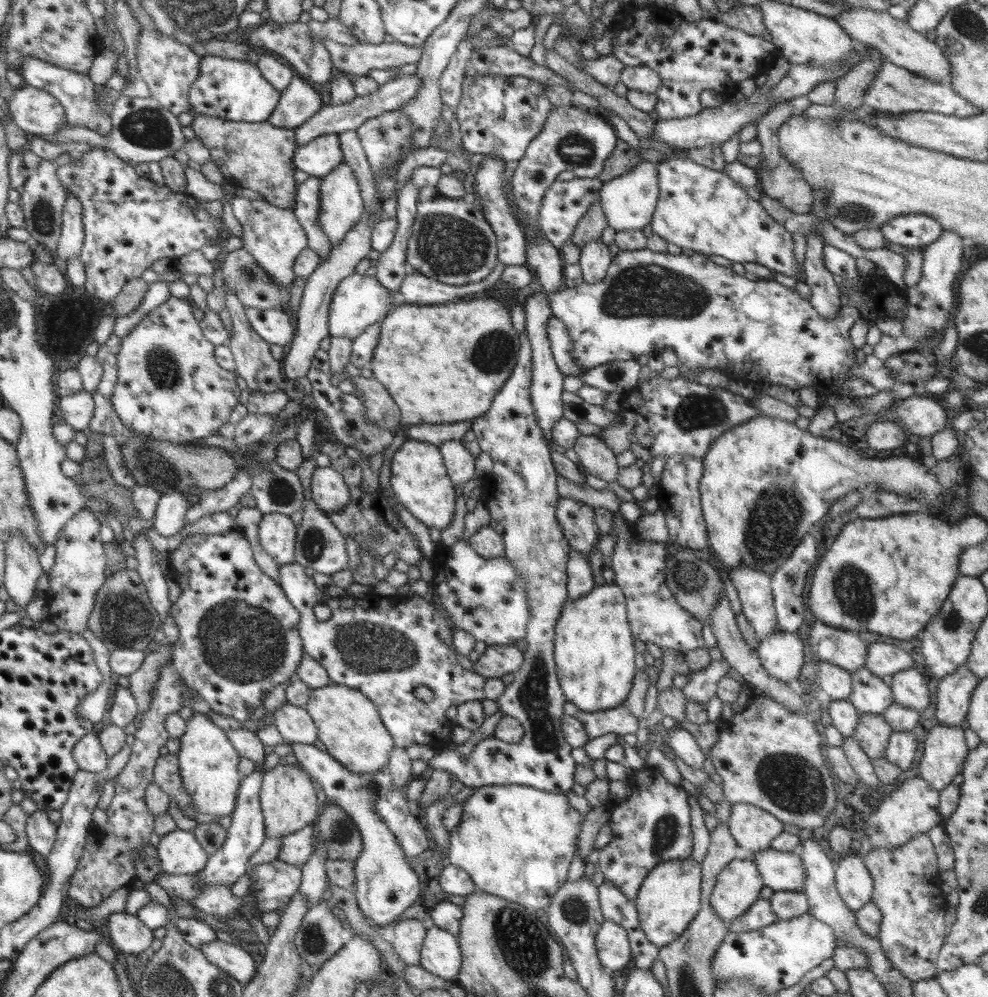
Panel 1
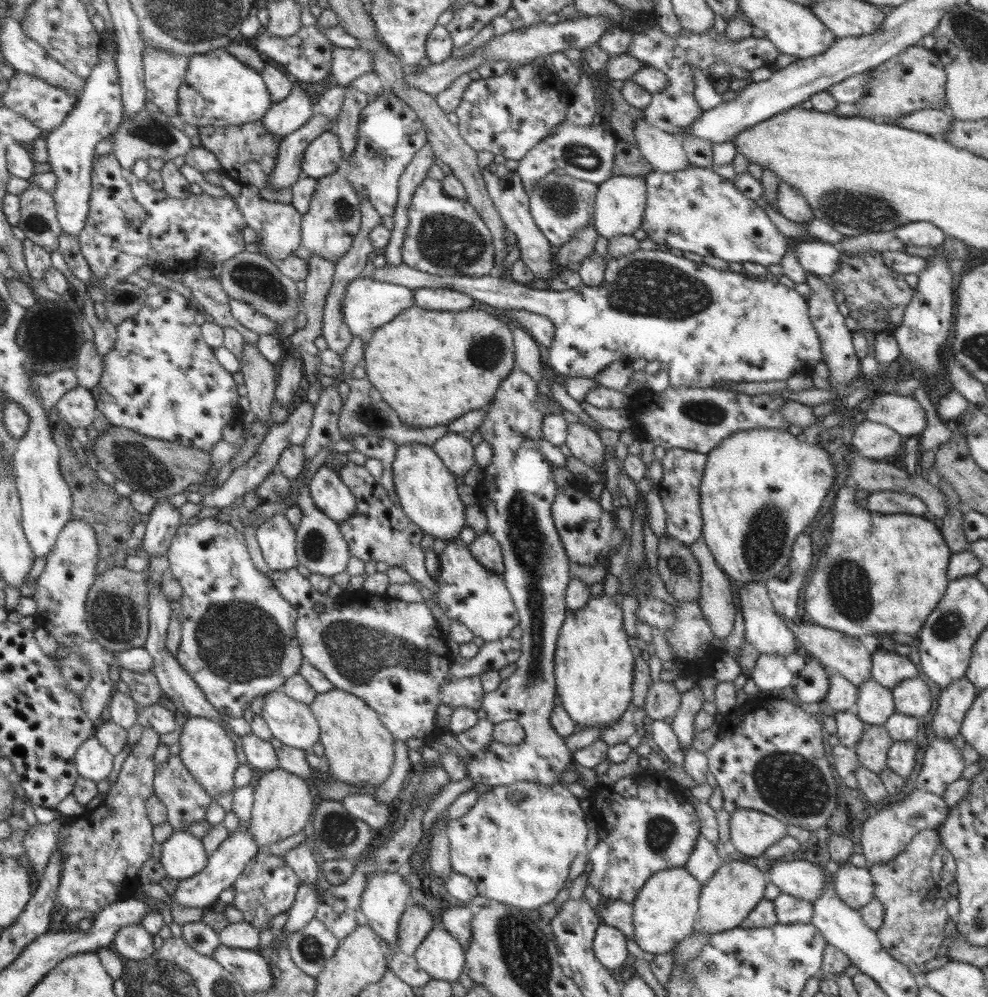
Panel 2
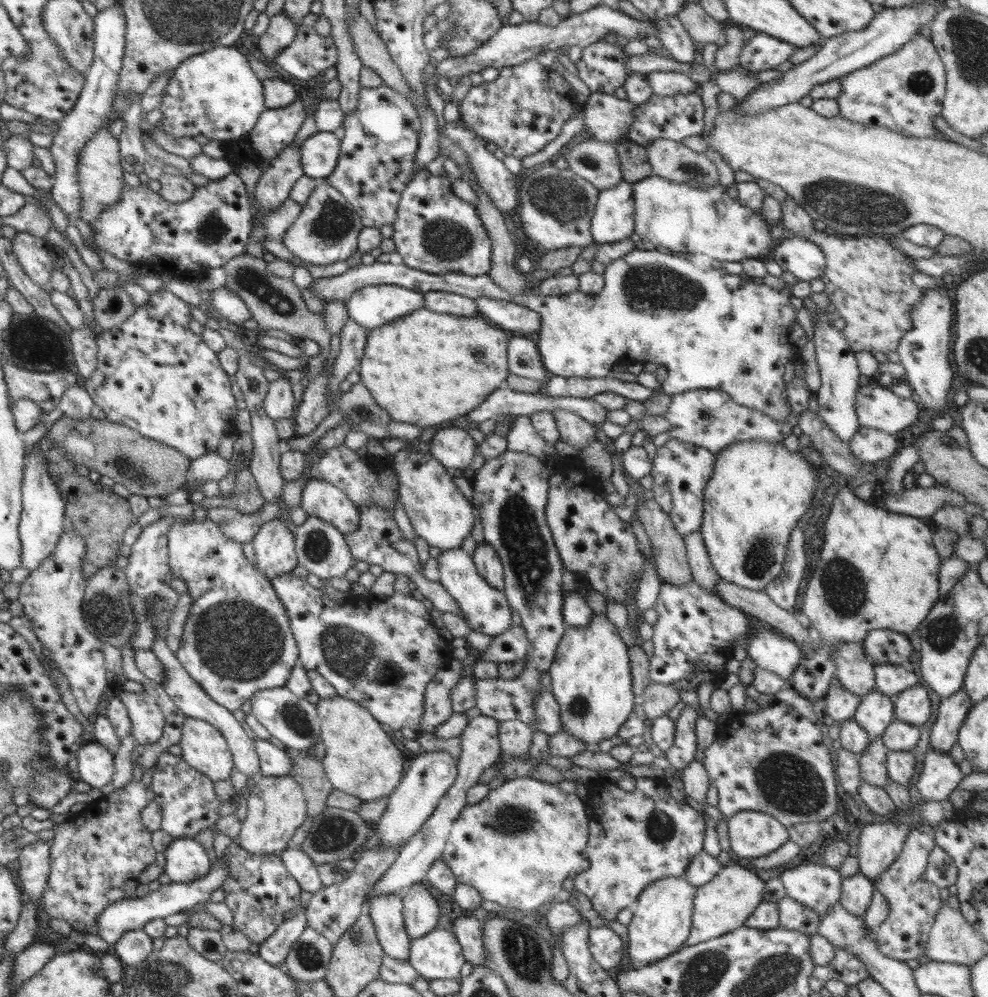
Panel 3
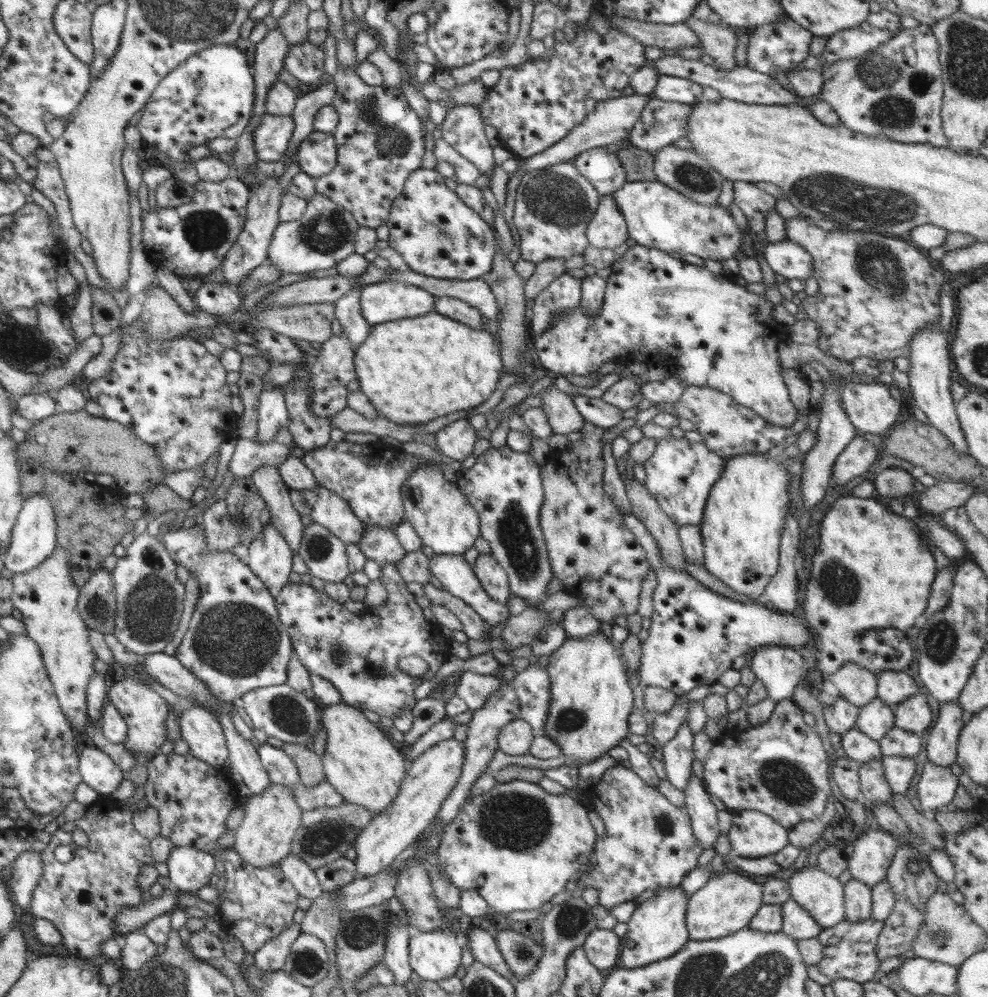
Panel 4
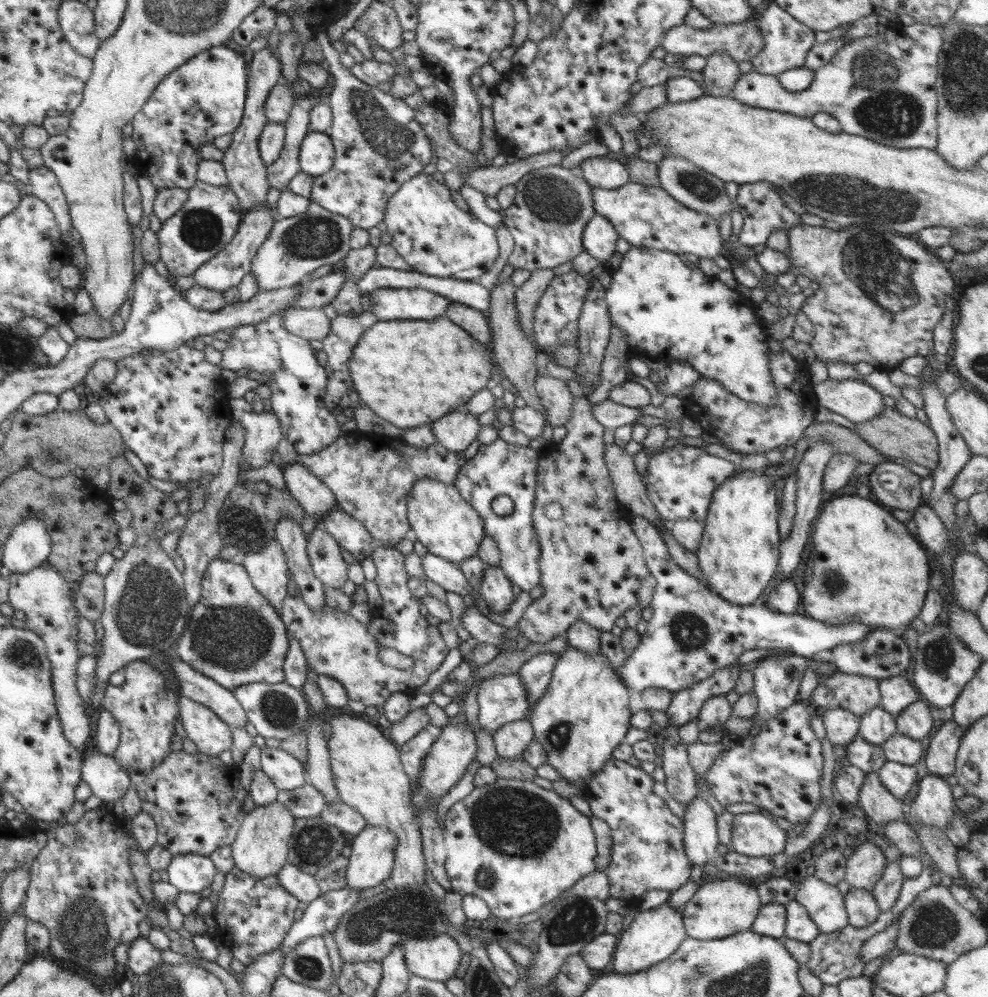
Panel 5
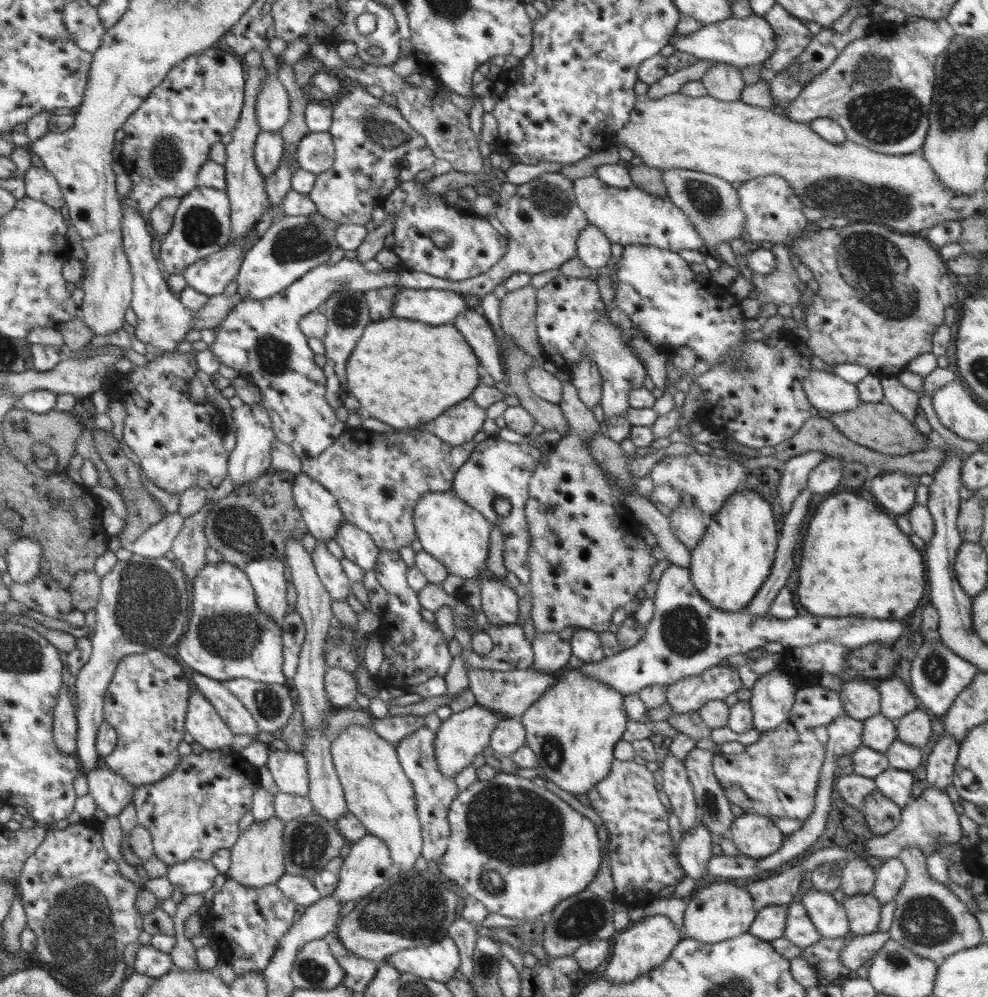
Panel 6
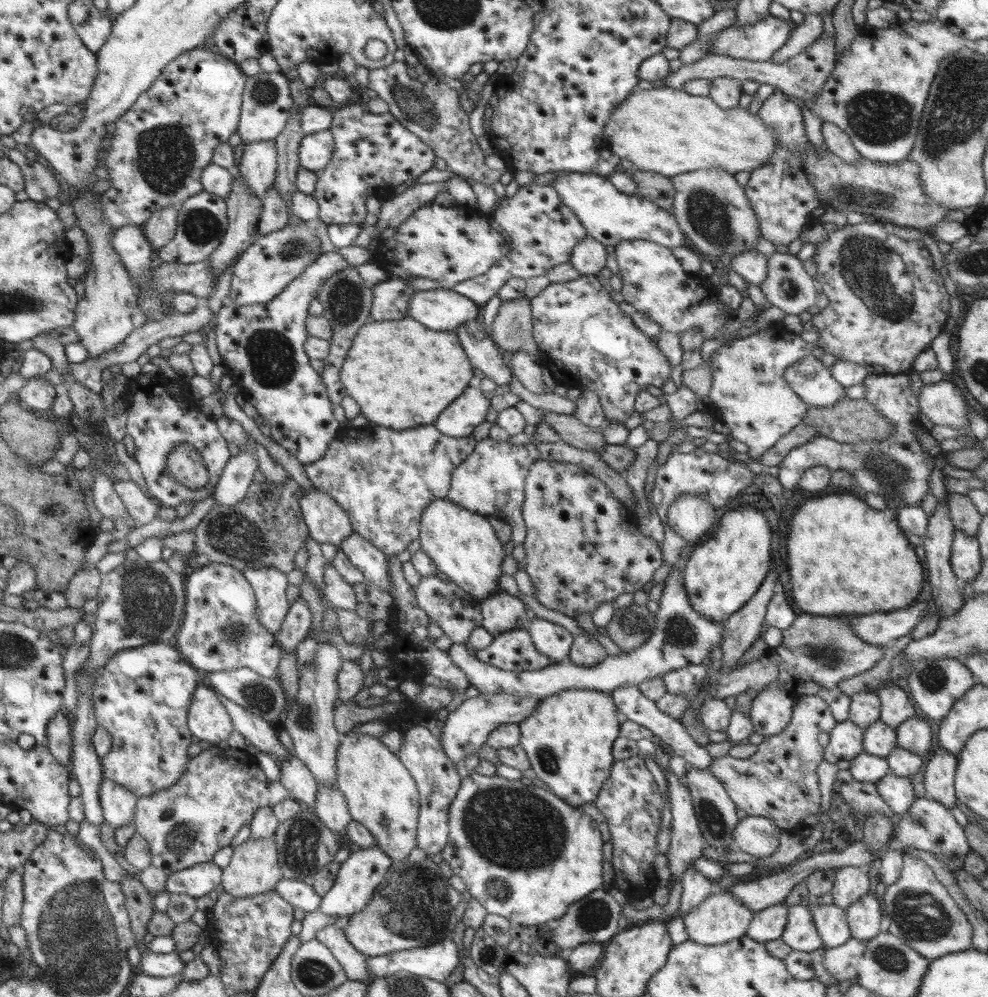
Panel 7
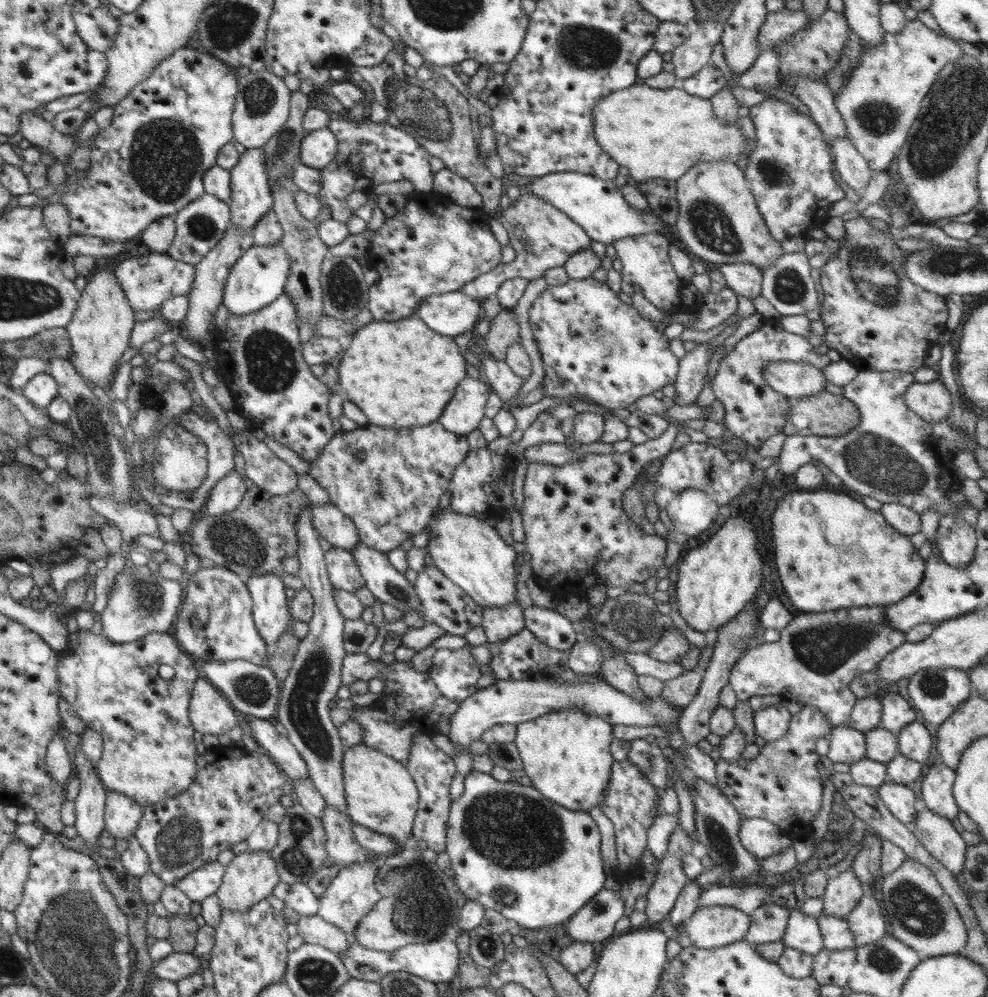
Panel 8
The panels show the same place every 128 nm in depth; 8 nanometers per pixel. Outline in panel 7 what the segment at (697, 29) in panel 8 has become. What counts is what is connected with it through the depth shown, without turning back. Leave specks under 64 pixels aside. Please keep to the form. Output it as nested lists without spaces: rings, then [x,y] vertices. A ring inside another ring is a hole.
[[[733,8],[715,12],[714,16],[697,25],[697,37],[690,44],[687,44],[684,50],[680,50],[679,59],[685,65],[707,57],[712,53],[711,40],[714,34],[728,28],[730,25],[734,25],[736,19],[737,12]]]

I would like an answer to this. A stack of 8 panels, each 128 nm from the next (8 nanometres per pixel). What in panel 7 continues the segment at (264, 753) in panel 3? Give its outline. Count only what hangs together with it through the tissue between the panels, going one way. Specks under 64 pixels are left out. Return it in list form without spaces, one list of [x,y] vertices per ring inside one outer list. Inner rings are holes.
[[[291,756],[287,761],[277,761],[280,767],[280,783],[306,809],[312,810],[317,793],[317,780],[305,762]]]

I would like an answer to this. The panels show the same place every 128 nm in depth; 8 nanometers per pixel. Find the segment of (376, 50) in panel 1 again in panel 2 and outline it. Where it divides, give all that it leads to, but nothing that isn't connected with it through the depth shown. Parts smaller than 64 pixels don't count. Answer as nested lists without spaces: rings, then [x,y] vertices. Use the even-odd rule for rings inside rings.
[[[335,46],[331,53],[331,79],[344,88],[355,78],[374,71],[373,58],[368,51]]]

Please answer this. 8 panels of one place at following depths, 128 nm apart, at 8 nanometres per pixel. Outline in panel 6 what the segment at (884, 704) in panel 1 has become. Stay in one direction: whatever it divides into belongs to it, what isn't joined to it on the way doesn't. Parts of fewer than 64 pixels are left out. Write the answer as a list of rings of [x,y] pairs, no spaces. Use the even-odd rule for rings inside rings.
[[[880,712],[863,722],[862,740],[868,748],[885,753],[897,739],[896,723],[882,716]]]

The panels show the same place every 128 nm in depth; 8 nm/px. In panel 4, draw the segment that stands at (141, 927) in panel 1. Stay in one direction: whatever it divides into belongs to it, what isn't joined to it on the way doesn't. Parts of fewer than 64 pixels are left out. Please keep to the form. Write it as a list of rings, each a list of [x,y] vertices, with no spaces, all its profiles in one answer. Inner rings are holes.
[[[136,930],[121,938],[121,960],[124,968],[138,972],[156,953],[158,948],[144,931]]]

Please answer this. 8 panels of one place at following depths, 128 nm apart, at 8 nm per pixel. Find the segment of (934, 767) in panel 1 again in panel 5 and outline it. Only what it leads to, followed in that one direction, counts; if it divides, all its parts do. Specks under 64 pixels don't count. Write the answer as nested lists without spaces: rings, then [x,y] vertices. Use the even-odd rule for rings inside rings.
[[[929,772],[918,784],[917,796],[906,807],[906,824],[913,830],[916,825],[928,825],[945,832],[954,814],[955,799],[946,779]]]

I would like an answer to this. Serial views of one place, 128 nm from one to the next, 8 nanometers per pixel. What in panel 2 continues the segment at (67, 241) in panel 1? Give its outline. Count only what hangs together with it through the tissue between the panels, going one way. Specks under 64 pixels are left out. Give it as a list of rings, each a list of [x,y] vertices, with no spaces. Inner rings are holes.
[[[107,30],[102,33],[102,48],[99,50],[98,62],[94,66],[91,75],[85,79],[85,85],[81,98],[78,99],[72,113],[66,117],[66,121],[59,128],[54,129],[48,134],[44,135],[46,140],[46,145],[48,148],[48,164],[51,166],[54,176],[57,178],[56,189],[52,192],[52,198],[54,199],[57,208],[57,219],[59,220],[59,225],[63,232],[68,232],[68,235],[74,235],[77,237],[80,235],[80,231],[86,225],[86,219],[89,213],[89,198],[92,192],[92,168],[94,163],[95,148],[96,145],[106,139],[111,137],[117,132],[120,122],[123,119],[123,101],[121,97],[121,86],[119,85],[119,72],[117,69],[117,62],[114,61],[116,58],[117,50],[112,52],[106,51],[105,40],[110,36],[114,36],[112,30]]]

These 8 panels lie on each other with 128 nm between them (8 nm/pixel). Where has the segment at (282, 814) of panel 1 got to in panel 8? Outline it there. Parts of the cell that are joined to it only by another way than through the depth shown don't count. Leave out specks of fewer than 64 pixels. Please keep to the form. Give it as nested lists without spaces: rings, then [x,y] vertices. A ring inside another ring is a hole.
[[[247,850],[233,857],[232,862],[225,867],[222,884],[215,892],[222,909],[246,912],[250,907],[273,894],[274,887],[281,880],[271,853],[271,851]]]

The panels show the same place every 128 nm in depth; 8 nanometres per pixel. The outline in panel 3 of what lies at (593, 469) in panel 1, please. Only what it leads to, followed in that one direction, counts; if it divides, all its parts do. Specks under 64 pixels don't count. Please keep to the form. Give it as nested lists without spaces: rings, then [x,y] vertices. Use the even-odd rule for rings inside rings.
[[[555,410],[552,414],[562,442],[580,451],[596,439],[595,427],[581,416],[568,410]]]

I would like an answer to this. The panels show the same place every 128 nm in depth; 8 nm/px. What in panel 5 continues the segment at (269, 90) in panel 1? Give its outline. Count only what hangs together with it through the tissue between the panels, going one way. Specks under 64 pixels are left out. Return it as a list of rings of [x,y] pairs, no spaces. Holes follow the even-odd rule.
[[[224,45],[199,52],[173,70],[156,85],[150,99],[132,119],[131,139],[135,144],[136,154],[130,162],[138,168],[138,176],[148,177],[157,192],[166,188],[190,190],[198,180],[198,164],[202,159],[200,148],[213,143],[218,137],[236,131],[242,121],[246,93],[246,60],[243,55]]]

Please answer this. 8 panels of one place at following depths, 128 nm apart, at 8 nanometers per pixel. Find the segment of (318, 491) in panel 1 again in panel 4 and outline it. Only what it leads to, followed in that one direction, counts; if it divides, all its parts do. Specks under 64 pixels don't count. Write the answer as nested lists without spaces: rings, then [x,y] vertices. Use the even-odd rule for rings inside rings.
[[[318,484],[310,490],[289,492],[293,507],[301,514],[310,516],[346,546],[357,544],[364,532],[364,523],[352,512],[345,500]]]

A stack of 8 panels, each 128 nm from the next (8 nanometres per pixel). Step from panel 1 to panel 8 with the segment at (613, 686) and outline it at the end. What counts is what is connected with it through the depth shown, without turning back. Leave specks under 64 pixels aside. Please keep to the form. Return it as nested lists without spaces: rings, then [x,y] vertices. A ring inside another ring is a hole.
[[[570,707],[552,711],[544,716],[538,716],[534,720],[519,723],[516,728],[514,744],[519,750],[519,755],[523,760],[523,770],[526,776],[532,781],[532,786],[537,788],[546,798],[561,804],[564,808],[573,811],[587,811],[599,804],[606,798],[607,786],[610,782],[613,756],[610,754],[610,745],[614,740],[613,726],[588,716],[584,709]]]

